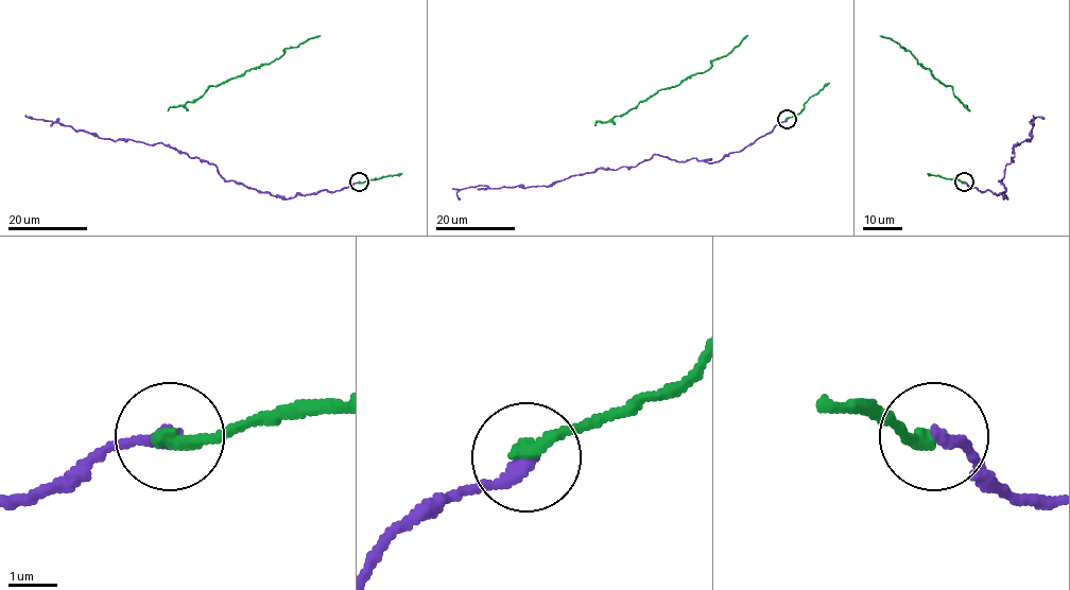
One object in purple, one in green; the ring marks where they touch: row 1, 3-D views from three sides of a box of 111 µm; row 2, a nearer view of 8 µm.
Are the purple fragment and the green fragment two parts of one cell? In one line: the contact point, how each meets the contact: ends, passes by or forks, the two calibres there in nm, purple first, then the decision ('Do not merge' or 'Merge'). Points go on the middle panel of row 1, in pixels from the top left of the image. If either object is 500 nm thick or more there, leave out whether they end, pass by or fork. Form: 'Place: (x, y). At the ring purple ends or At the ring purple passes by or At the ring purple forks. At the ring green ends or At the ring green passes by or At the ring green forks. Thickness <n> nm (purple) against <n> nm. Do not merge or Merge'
Place: (787, 119). At the ring purple ends. At the ring green ends. Thickness 260 nm (purple) against 280 nm. Merge

